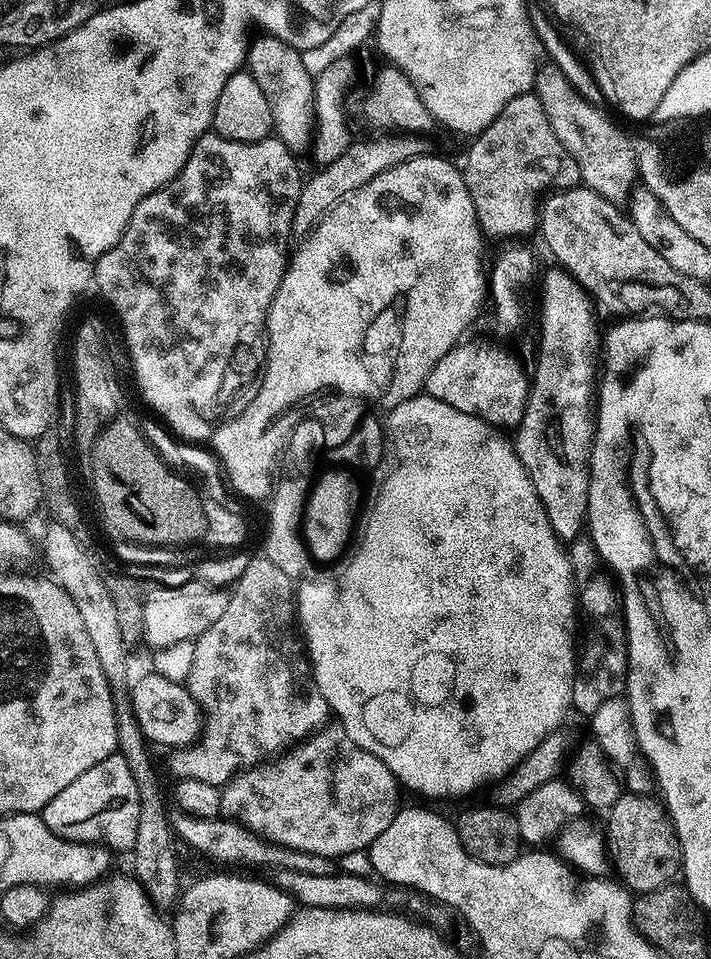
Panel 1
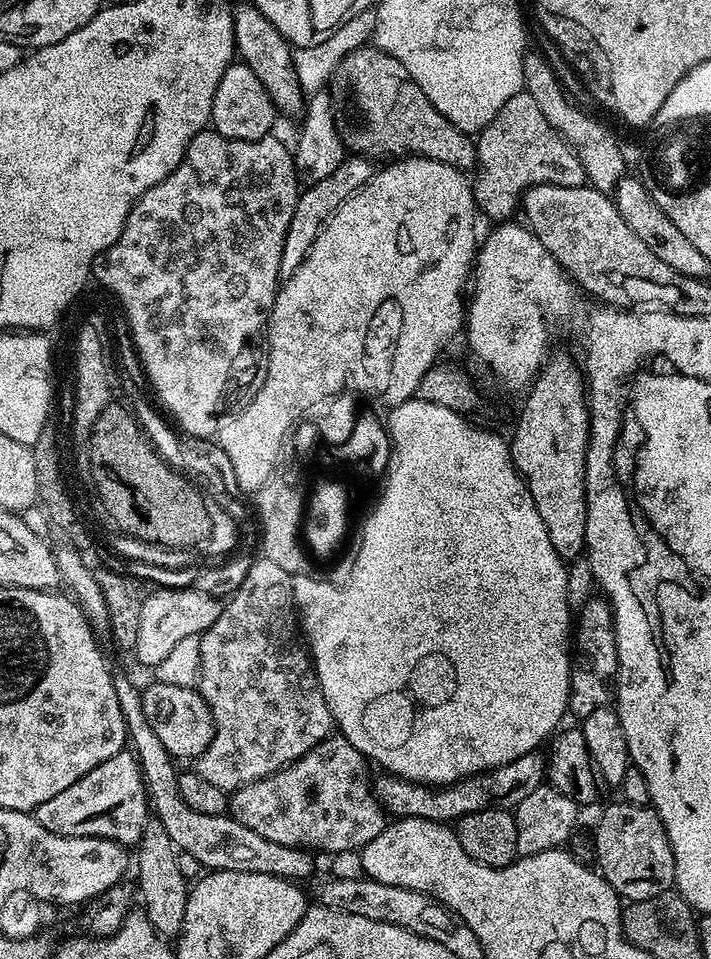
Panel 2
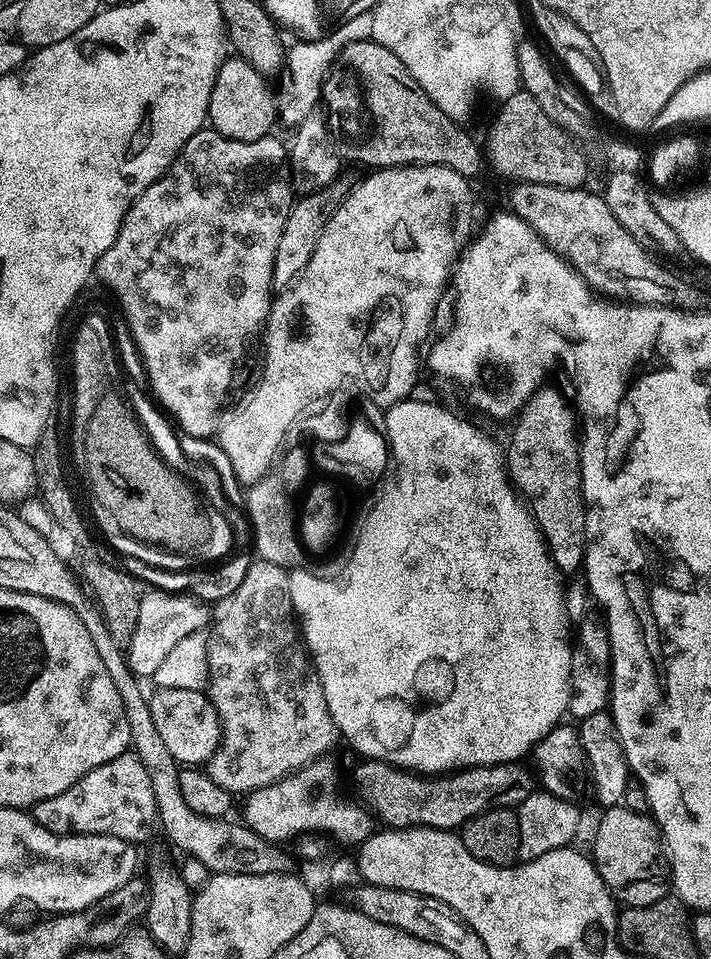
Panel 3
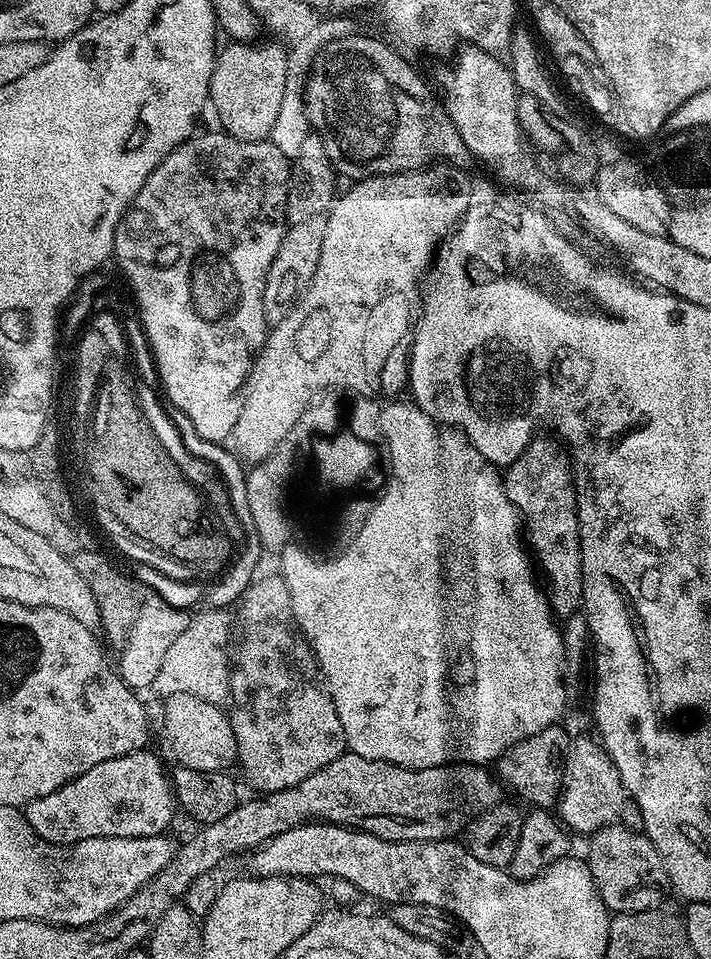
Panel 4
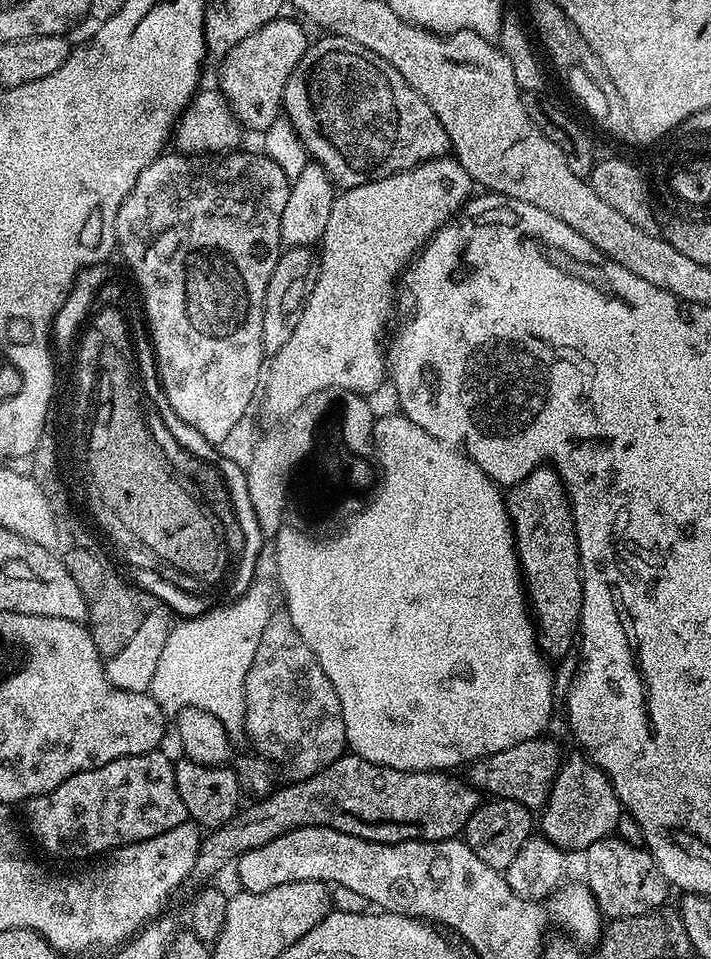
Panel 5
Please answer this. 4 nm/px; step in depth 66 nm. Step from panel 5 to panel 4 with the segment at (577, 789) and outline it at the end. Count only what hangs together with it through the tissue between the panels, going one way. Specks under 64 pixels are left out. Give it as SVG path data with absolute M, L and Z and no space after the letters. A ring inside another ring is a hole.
M595 735L580 736L571 741L568 759L564 766L564 786L558 801L558 819L569 833L595 834L607 824L620 819L622 802L626 798L624 783L618 774L618 766Z

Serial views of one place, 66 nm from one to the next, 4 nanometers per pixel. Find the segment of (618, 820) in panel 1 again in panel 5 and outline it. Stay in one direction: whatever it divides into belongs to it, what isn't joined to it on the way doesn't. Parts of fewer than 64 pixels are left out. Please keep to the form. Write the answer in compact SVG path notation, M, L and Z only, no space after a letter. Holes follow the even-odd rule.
M619 838L599 840L583 853L584 872L589 890L594 894L596 905L608 918L637 916L663 909L668 900L670 885L660 873L656 859L647 847L630 846L630 842Z

